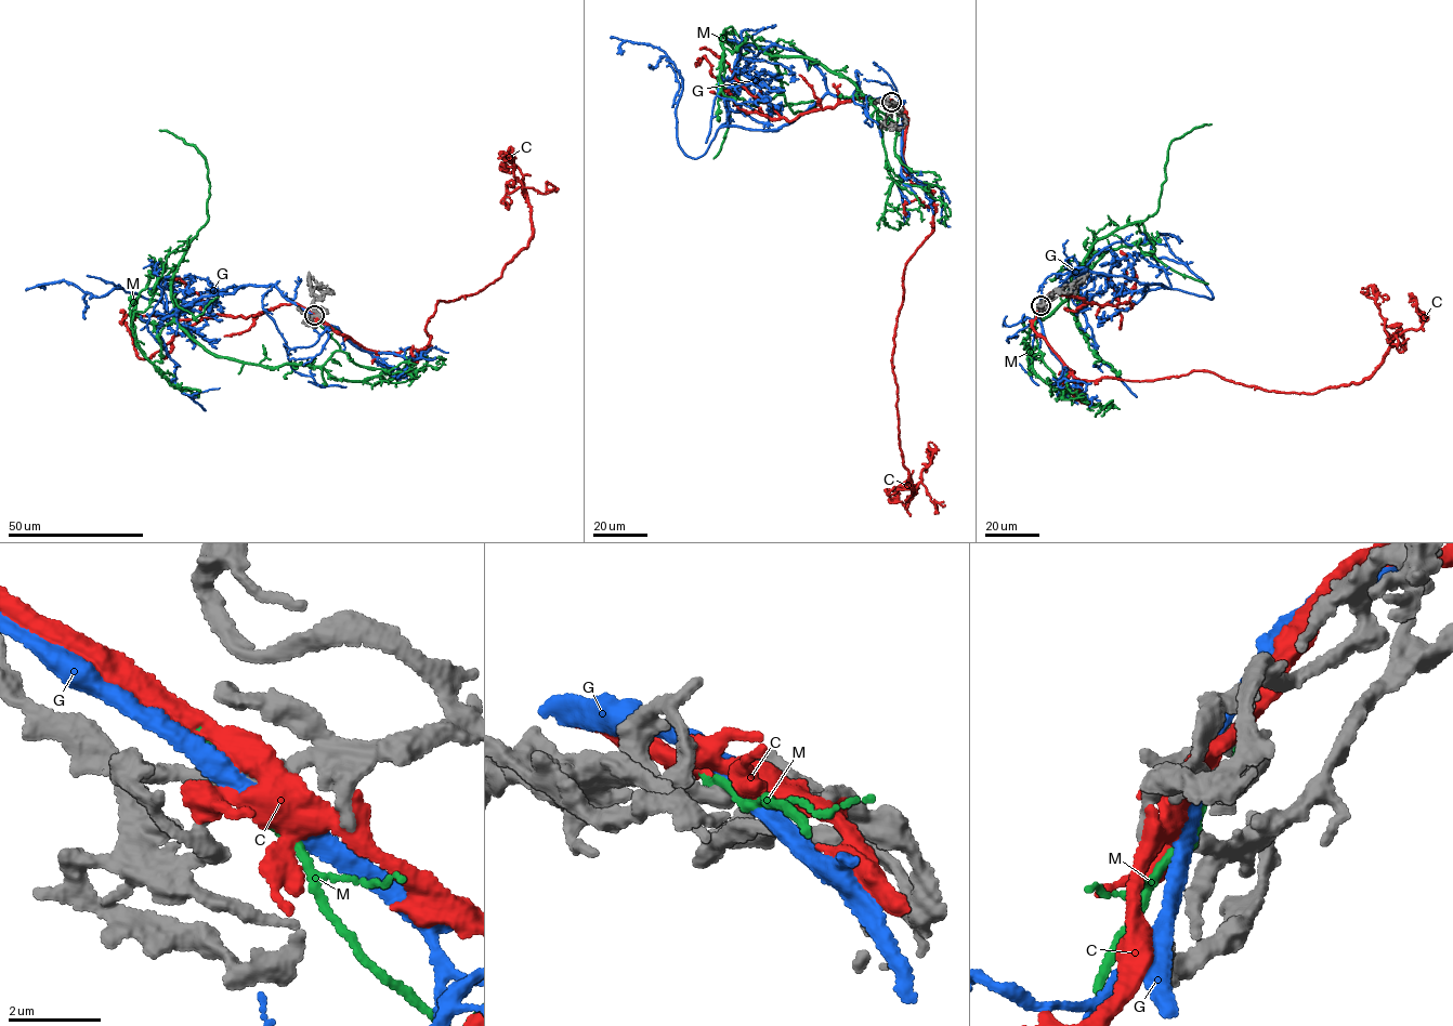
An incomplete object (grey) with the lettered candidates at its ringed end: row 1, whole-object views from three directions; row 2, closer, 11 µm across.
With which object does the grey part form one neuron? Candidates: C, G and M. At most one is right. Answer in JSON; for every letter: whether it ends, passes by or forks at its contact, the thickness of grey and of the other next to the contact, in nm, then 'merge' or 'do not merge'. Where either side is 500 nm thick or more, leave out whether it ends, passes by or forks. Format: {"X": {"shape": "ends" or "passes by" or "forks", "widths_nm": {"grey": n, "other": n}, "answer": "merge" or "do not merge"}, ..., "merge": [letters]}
{"C": {"shape": "forks", "widths_nm": {"grey": 320, "other": 480}, "answer": "do not merge"}, "G": {"shape": "passes by", "widths_nm": {"grey": 300, "other": 380}, "answer": "do not merge"}, "M": {"shape": "passes by", "widths_nm": {"grey": 340, "other": 170}, "answer": "do not merge"}, "merge": []}

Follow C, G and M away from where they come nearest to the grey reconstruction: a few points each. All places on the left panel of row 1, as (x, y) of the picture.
C: (315, 315), (377, 353), (426, 349), (437, 301), (478, 292), (527, 247), (532, 225), (522, 188), (557, 187)
G: (314, 316), (271, 285), (233, 285), (165, 302), (121, 288), (99, 297), (61, 280), (38, 286), (44, 289)
M: (313, 316), (340, 346), (322, 366), (247, 364), (185, 333), (171, 283), (208, 219), (208, 168), (159, 130)

